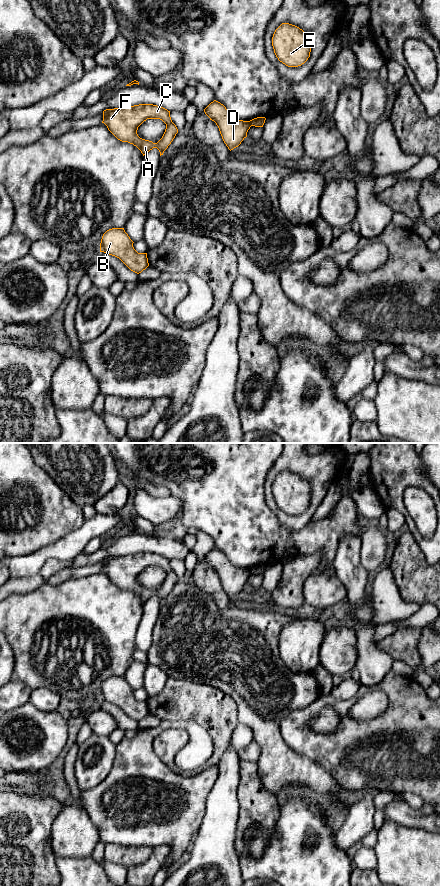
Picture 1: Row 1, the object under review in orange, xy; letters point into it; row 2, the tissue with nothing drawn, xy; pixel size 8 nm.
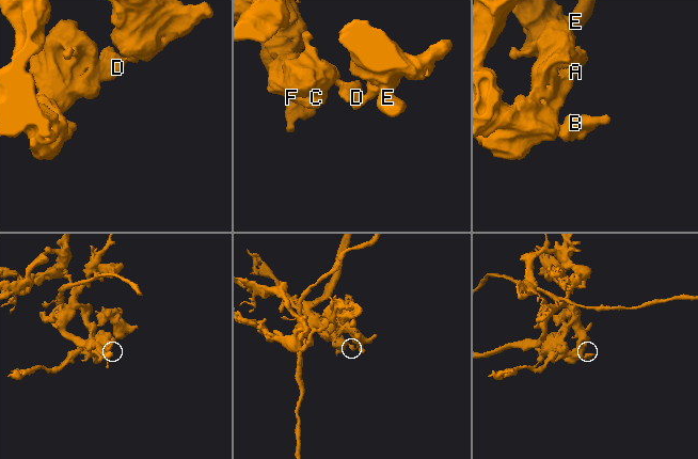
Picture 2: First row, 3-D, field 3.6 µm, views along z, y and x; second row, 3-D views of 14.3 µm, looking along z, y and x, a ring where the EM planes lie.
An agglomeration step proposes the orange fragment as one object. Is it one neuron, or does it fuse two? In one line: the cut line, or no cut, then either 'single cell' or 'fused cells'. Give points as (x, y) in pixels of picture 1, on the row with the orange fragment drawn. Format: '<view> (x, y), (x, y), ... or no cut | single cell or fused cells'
xy (248, 121), (251, 125) | fused cells

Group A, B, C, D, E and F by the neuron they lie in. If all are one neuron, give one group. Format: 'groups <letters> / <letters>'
groups A B C D F / E

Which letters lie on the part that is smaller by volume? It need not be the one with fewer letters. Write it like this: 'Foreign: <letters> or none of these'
Foreign: E

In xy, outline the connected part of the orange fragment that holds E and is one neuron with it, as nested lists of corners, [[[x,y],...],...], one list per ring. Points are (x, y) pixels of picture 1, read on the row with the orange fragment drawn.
[[[282,23],[273,34],[272,46],[280,62],[288,67],[298,67],[310,57],[311,38],[299,27]]]

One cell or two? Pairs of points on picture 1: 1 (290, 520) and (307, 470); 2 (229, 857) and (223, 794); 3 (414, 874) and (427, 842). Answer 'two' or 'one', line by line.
1: one
2: one
3: one

